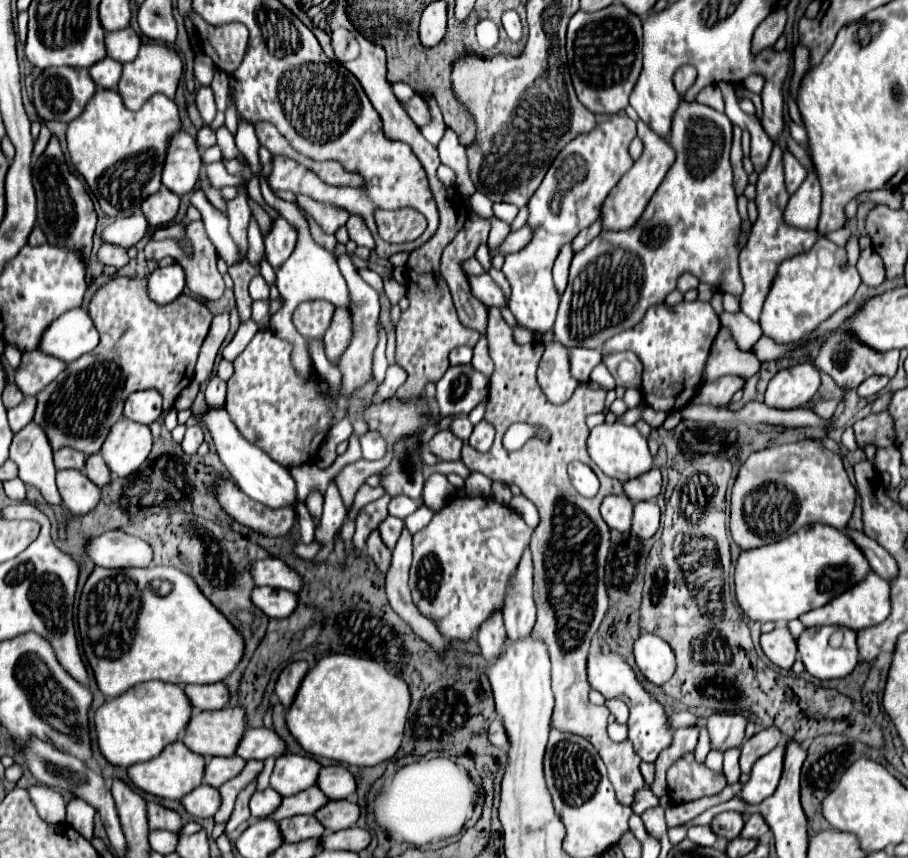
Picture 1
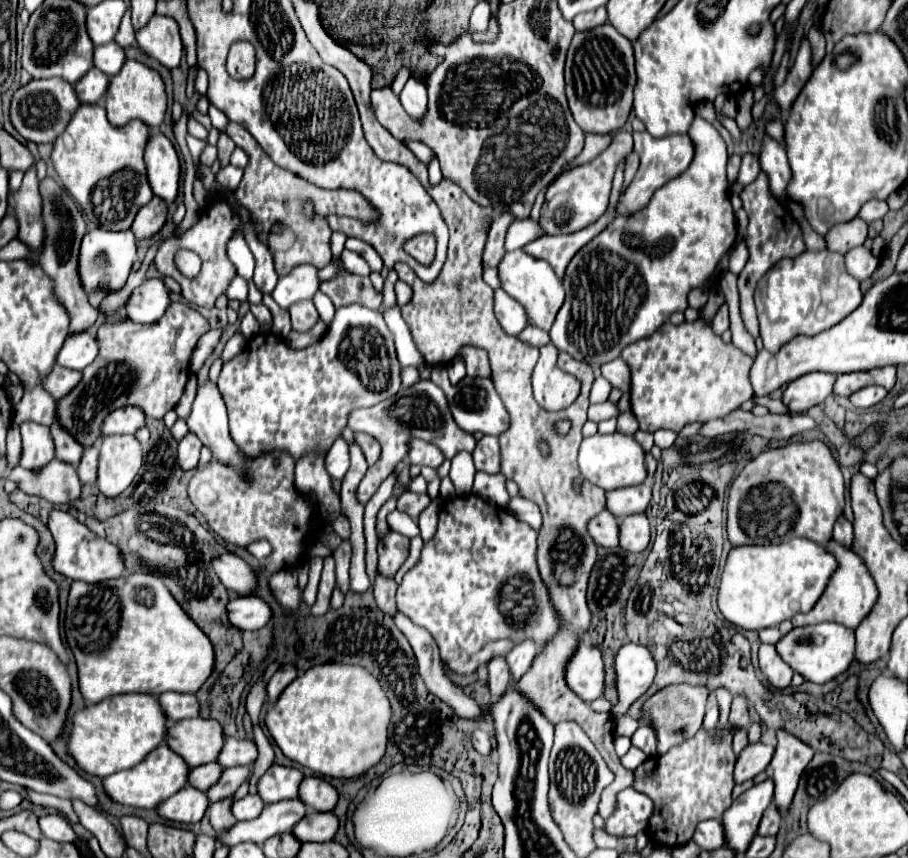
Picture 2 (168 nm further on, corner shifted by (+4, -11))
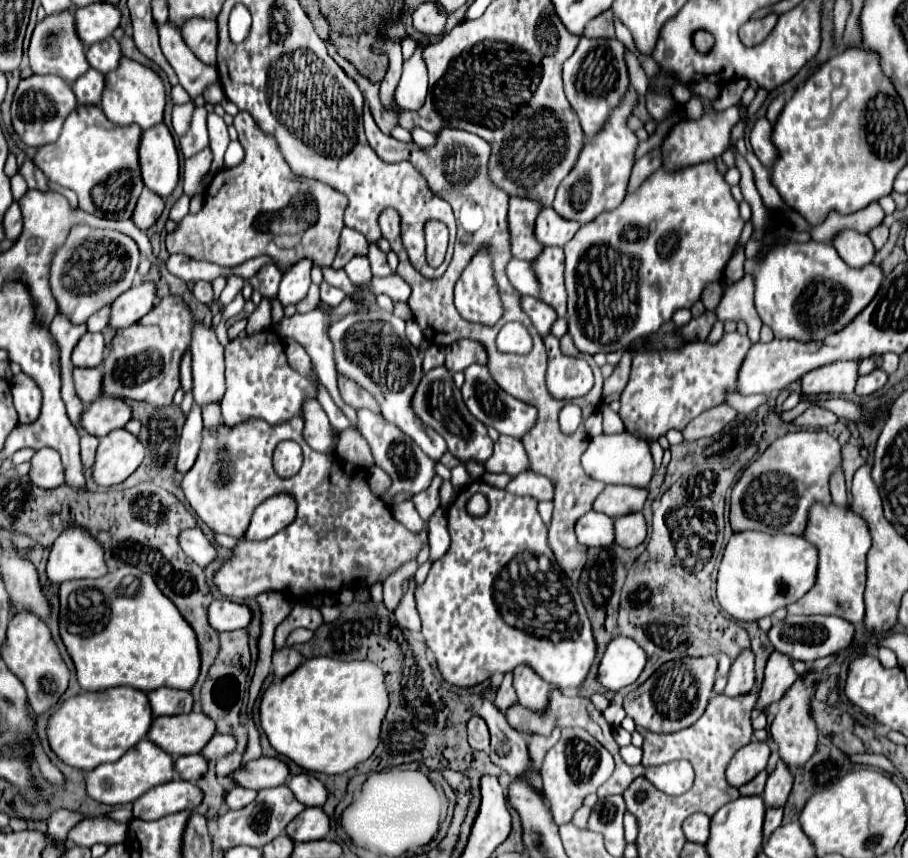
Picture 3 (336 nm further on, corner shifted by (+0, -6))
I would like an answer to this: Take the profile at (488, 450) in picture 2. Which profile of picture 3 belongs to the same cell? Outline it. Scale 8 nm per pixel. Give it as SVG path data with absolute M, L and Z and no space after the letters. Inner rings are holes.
M500 435L494 445L494 455L486 461L484 467L490 473L508 473L514 477L524 471L530 471L528 455L524 451L522 441L508 435Z

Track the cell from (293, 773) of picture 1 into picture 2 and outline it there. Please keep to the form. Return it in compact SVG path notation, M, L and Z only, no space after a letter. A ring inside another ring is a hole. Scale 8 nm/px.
M272 764L258 782L258 794L266 804L290 800L298 796L298 786L302 780L304 780L304 774L300 770Z

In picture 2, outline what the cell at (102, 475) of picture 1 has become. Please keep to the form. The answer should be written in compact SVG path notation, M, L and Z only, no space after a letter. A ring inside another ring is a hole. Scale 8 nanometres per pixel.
M98 446L84 450L84 456L82 456L76 472L84 484L96 482L96 478L98 478L98 474L96 474L98 472Z

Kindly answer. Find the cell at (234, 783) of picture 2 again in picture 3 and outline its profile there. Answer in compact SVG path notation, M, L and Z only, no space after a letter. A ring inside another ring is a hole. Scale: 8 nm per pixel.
M232 751L232 755L224 755L224 759L216 763L216 775L228 777L236 767L240 767L240 763L242 763L242 755L238 751Z

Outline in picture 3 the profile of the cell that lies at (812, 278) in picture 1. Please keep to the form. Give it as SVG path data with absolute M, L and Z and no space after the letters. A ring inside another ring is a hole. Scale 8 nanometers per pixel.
M782 243L770 247L762 259L750 265L754 277L754 305L764 325L774 331L776 339L794 341L822 341L826 335L842 331L876 295L884 279L884 271L876 263L852 269L848 267L830 243ZM814 287L814 293L812 293ZM832 287L844 293L844 303L836 307L832 295L824 289Z

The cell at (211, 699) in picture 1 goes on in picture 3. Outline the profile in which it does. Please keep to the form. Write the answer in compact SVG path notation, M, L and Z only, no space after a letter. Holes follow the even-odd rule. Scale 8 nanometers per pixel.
M160 687L148 693L150 709L154 717L160 715L178 715L178 713L190 713L192 711L192 695L190 691Z

